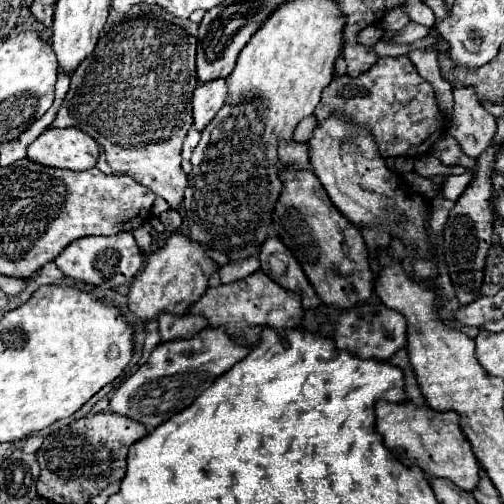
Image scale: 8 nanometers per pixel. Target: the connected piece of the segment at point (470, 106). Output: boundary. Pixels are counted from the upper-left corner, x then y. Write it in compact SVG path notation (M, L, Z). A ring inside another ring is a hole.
M457 84L453 96L455 108L447 118L447 132L459 142L467 156L475 158L493 146L497 120L479 104L471 88Z

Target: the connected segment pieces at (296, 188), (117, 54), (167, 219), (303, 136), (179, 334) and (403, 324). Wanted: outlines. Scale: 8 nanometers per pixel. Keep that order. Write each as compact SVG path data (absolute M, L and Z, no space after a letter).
M281 170L285 184L273 212L273 232L299 260L309 282L325 304L349 308L371 296L373 272L367 262L367 248L361 232L329 200L313 170Z
M135 18L115 26L99 38L93 54L85 58L71 76L71 88L53 122L57 128L75 126L95 138L101 148L97 162L101 172L131 176L139 184L151 188L157 196L165 198L171 208L179 208L187 186L187 178L181 168L181 146L193 126L191 96L197 86L195 44L195 38L181 26L161 18Z
M177 210L161 212L161 214L159 214L159 220L163 222L163 226L165 226L167 232L175 232L175 230L179 230L179 226L181 226L181 216L179 216Z
M313 116L303 118L303 120L299 122L299 126L297 126L297 130L295 130L293 140L295 140L295 142L301 142L301 144L307 144L309 138L311 138L311 134L313 134L313 130L315 130L315 124L317 124L317 120L315 120Z
M161 314L159 316L159 336L161 342L171 340L187 340L193 338L193 334L207 328L207 320L203 316L173 316L173 314Z
M363 304L359 308L349 310L345 316L341 316L335 324L333 338L337 348L349 350L357 354L359 358L391 358L399 348L407 344L407 320L387 308L385 304Z

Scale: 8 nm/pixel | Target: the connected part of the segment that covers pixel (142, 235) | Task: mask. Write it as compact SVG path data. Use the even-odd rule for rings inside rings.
M143 224L143 226L135 228L135 230L133 230L133 236L135 236L135 240L137 240L137 244L139 244L139 248L141 248L143 252L149 252L149 250L151 250L151 234L149 234L149 224Z

